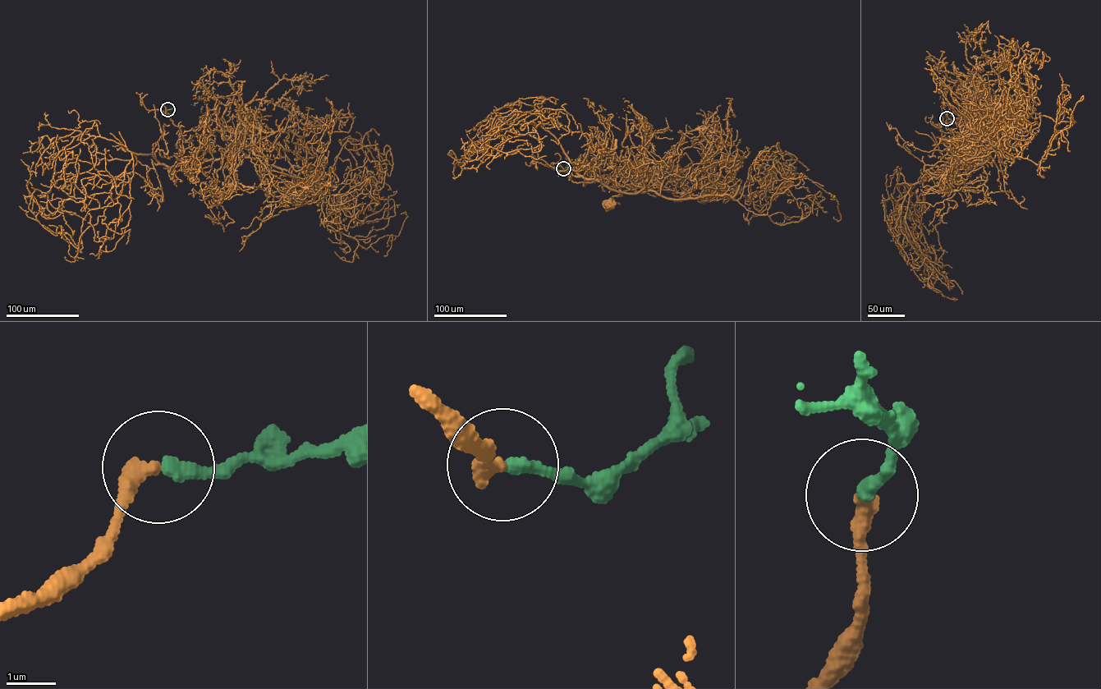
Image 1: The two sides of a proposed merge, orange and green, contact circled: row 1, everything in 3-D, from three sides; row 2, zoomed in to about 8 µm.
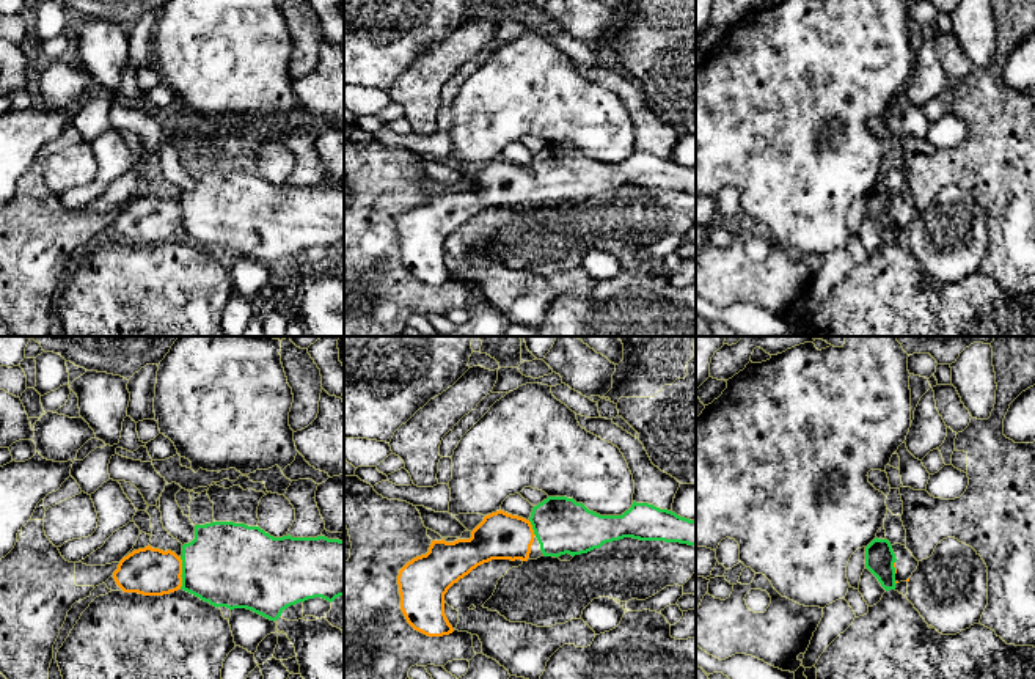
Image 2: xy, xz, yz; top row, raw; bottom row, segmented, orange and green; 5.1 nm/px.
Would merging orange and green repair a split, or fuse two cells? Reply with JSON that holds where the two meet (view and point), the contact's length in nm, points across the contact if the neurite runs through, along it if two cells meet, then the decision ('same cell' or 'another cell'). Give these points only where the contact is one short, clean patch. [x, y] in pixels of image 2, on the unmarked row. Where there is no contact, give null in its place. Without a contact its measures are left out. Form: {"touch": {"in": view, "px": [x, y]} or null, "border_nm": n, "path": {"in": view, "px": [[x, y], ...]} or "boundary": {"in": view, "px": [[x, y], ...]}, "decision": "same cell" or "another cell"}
{"touch": {"in": "xy", "px": [181, 220]}, "border_nm": 170, "path": {"in": "xy", "px": [[148, 219], [181, 220], [228, 212]]}, "decision": "same cell"}

